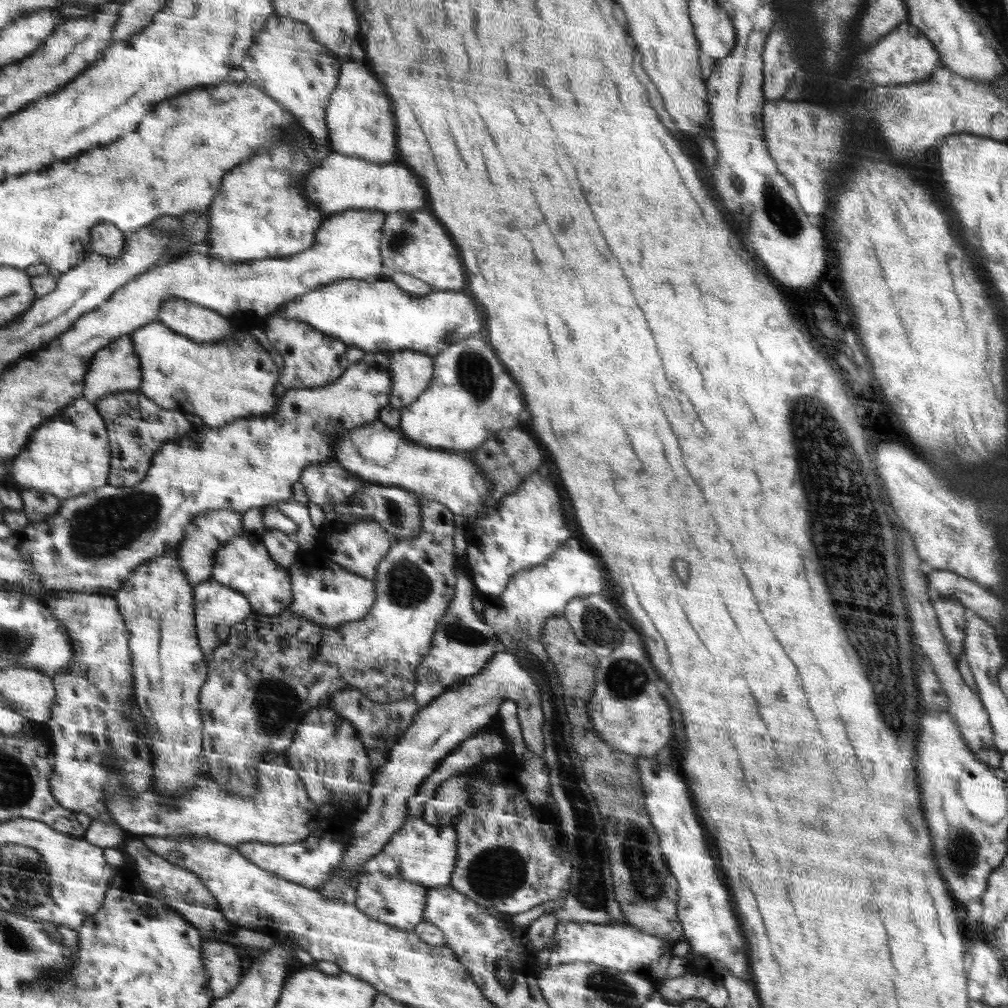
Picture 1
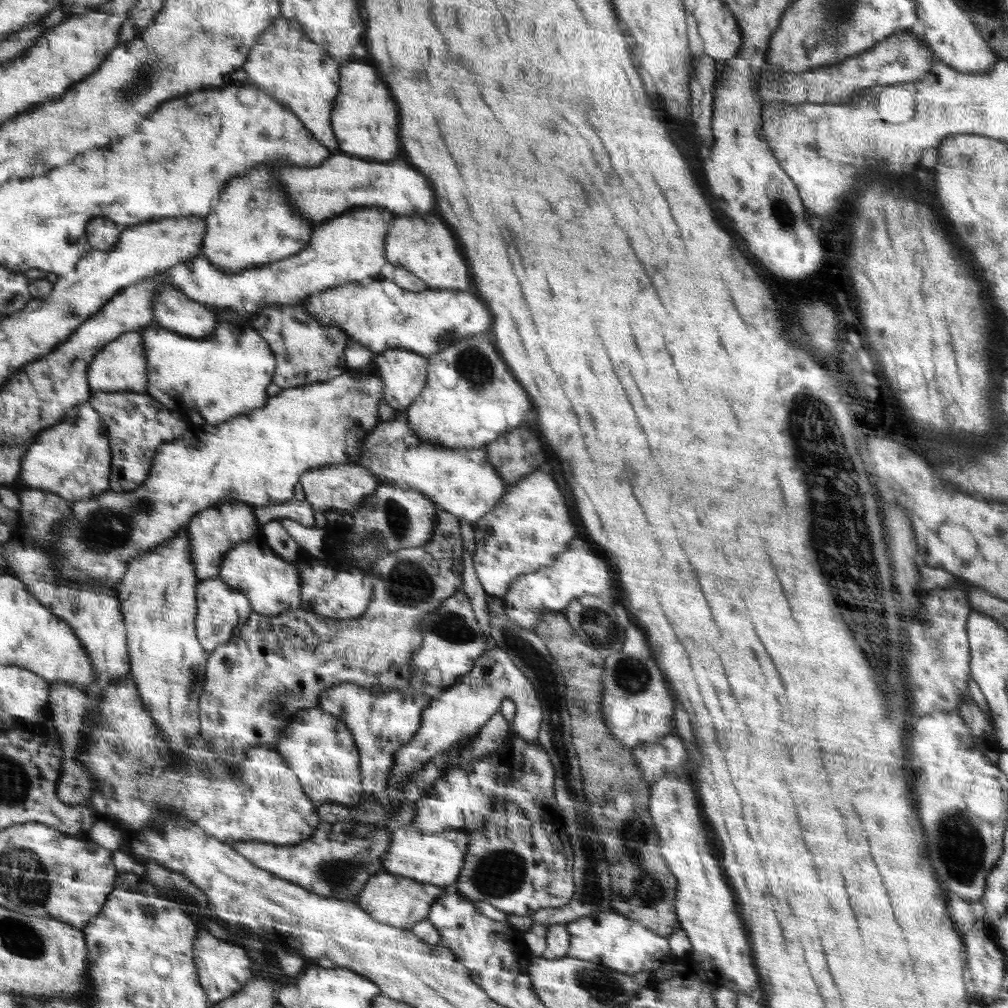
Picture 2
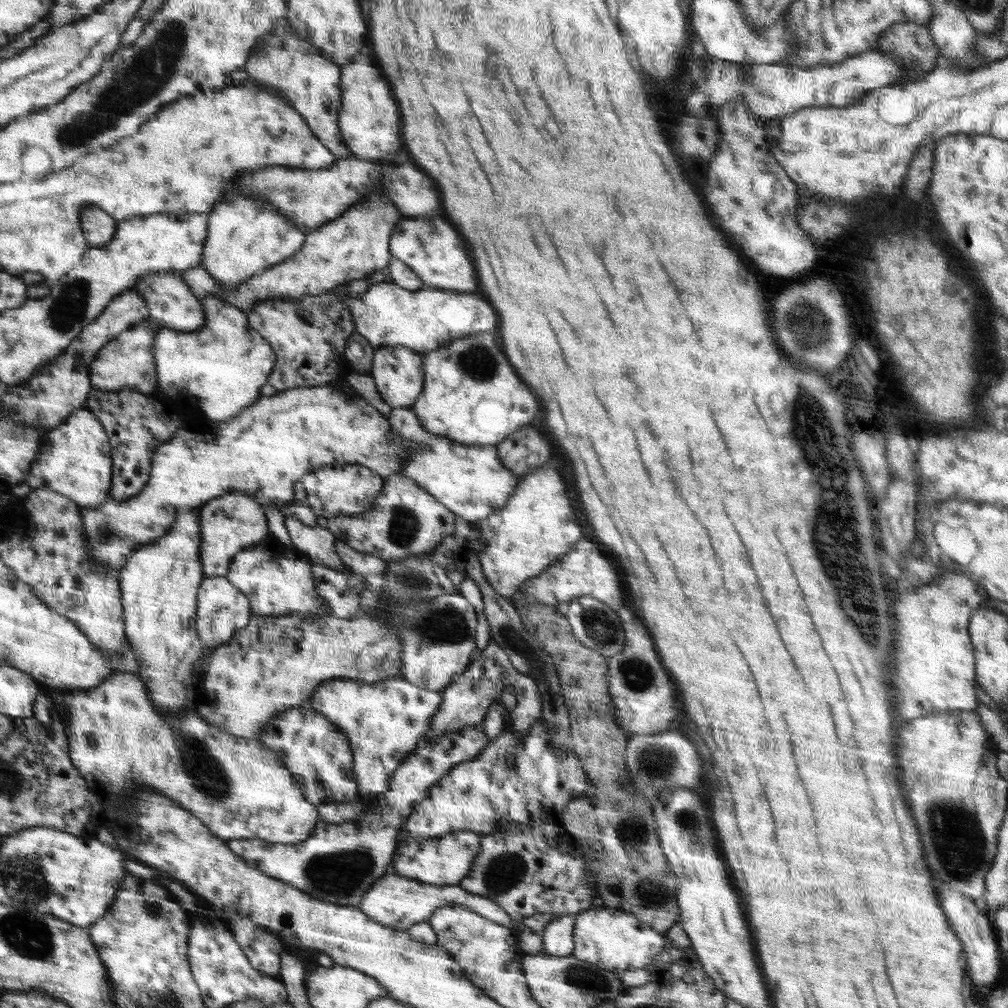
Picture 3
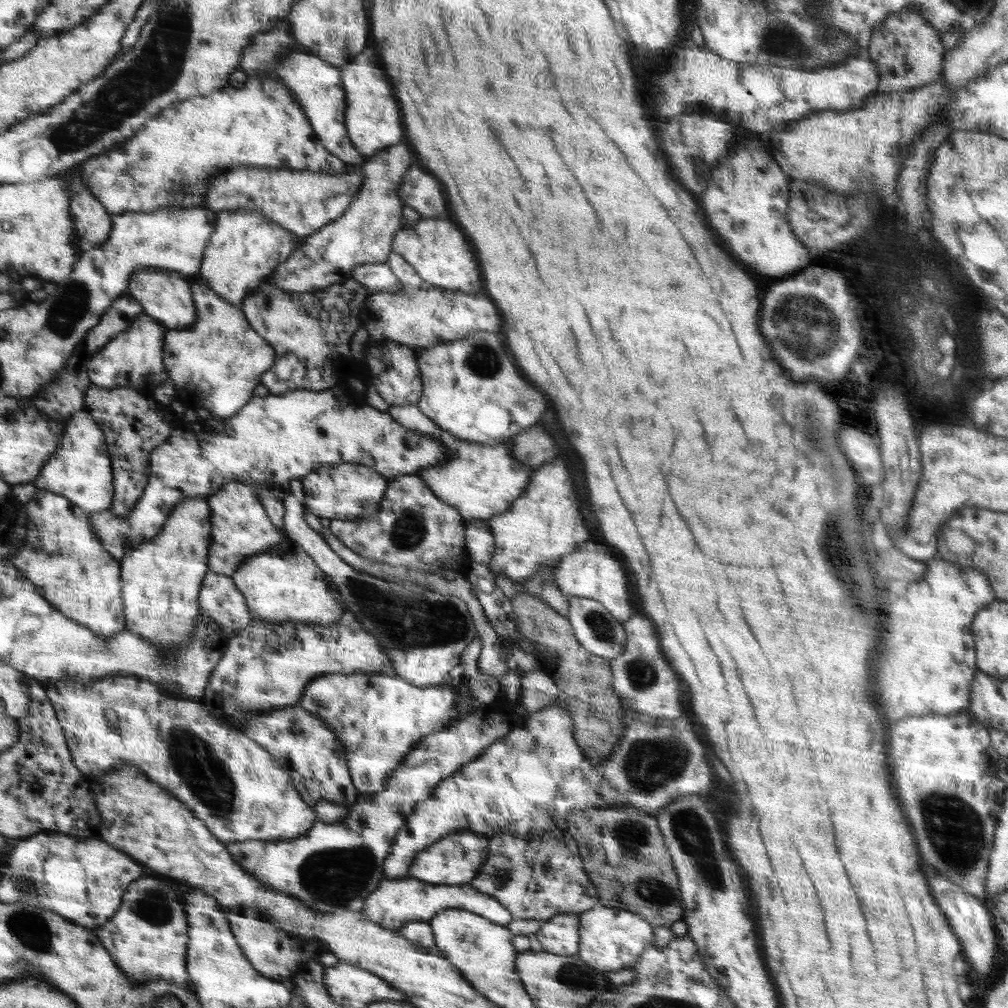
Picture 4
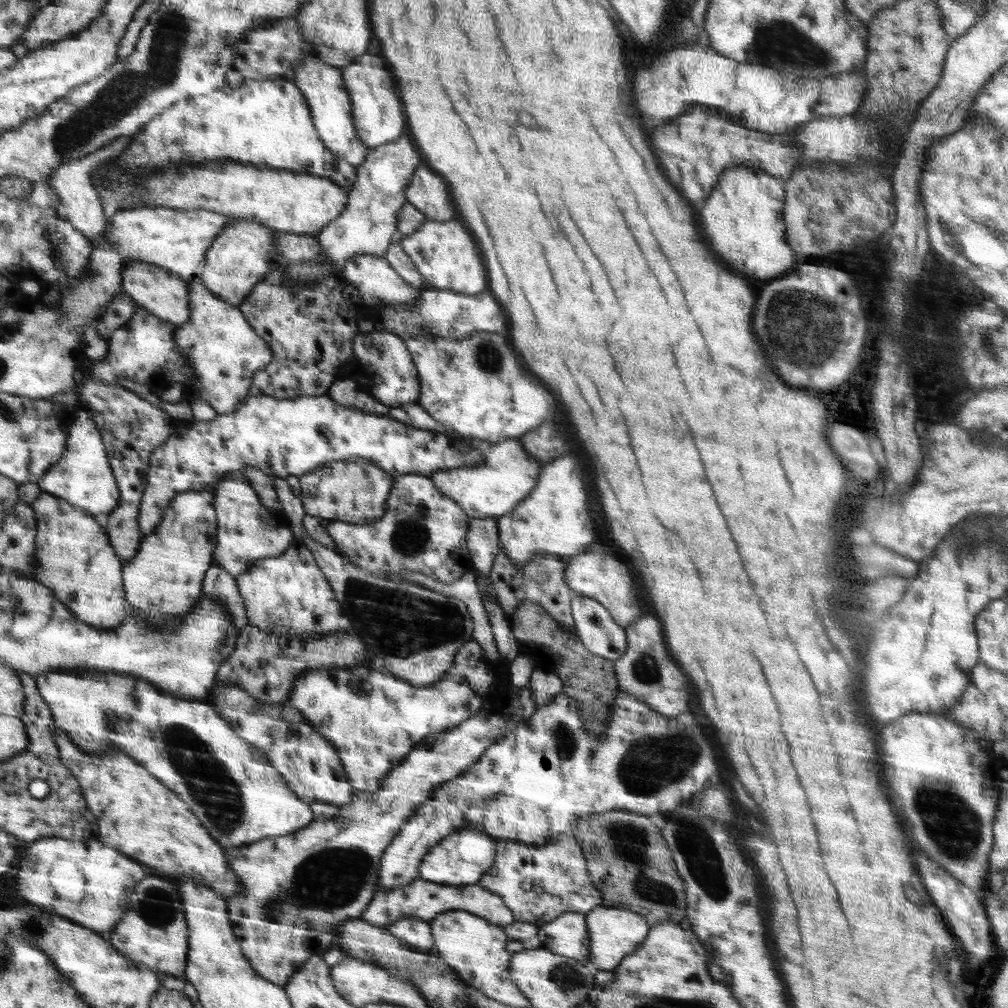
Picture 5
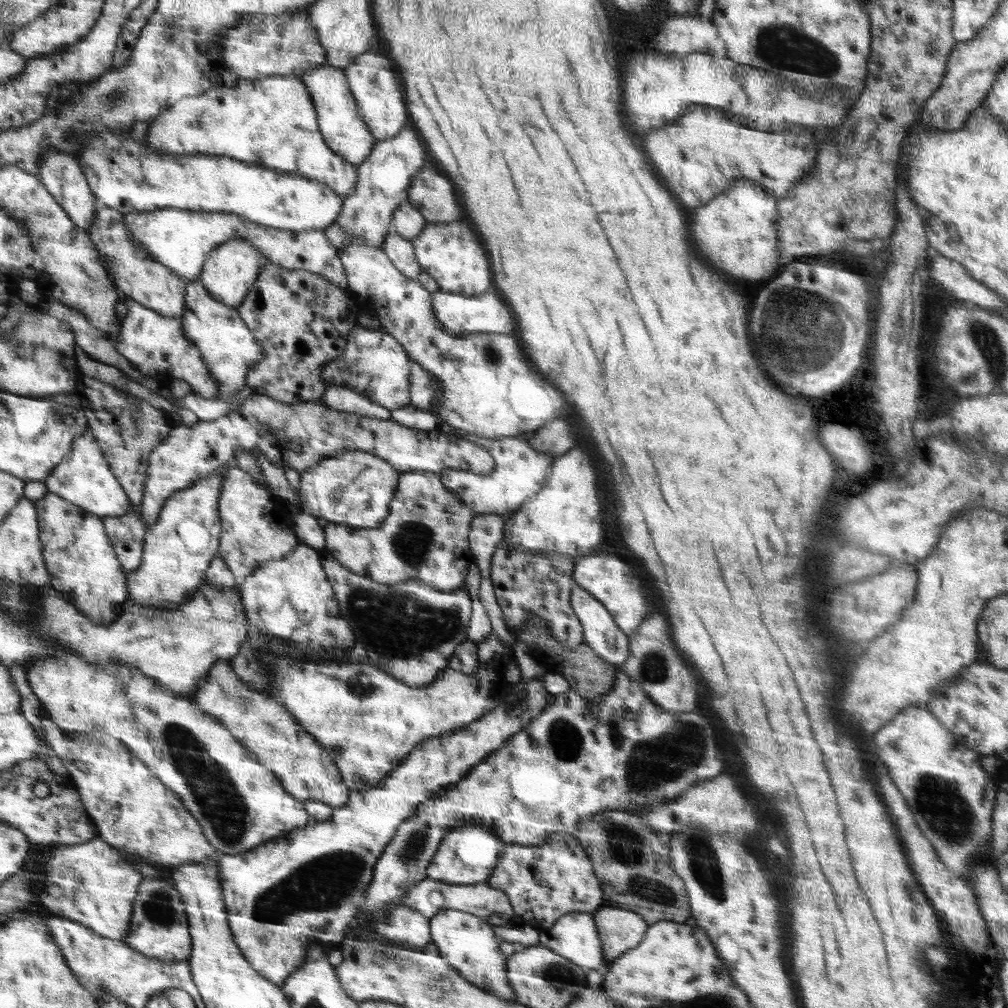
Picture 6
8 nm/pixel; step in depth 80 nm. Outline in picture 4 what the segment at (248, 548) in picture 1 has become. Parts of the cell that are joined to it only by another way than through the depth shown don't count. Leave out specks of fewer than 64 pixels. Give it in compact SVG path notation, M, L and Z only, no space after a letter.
M286 543L281 546L274 546L272 550L263 552L260 555L254 555L244 562L244 566L237 568L233 574L233 580L237 588L245 595L248 601L249 611L254 619L264 621L265 623L304 623L329 625L337 623L344 619L344 608L337 603L336 596L330 591L326 574L316 561L297 543Z

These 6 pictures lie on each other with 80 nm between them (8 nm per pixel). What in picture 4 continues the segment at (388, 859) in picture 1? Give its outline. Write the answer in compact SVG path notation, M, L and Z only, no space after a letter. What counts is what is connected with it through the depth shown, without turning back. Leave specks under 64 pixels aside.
M472 831L445 835L445 838L417 852L416 860L410 868L410 876L430 884L461 885L472 880L488 858L488 840L483 834Z

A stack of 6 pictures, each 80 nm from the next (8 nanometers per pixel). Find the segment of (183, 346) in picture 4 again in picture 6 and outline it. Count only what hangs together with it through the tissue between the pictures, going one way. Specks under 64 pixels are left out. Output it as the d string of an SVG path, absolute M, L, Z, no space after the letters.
M200 279L188 282L185 305L181 320L186 337L200 349L201 356L208 363L209 372L212 372L220 383L220 395L217 398L227 400L246 386L249 369L262 357L261 344L250 332L249 325L244 326L245 321L241 319L240 313L235 308L217 301Z

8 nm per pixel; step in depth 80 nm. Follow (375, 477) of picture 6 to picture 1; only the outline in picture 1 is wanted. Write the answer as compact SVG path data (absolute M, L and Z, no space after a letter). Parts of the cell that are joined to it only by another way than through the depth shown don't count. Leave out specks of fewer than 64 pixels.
M335 461L310 465L301 475L309 502L320 506L345 505L368 481L348 472Z

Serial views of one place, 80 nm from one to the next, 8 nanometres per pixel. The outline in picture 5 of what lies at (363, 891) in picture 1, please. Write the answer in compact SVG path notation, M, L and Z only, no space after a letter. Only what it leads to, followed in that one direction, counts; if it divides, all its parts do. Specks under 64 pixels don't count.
M420 878L413 880L405 887L376 893L368 906L368 910L360 915L359 919L368 922L368 924L385 928L396 923L398 919L404 919L404 916L416 916L430 922L446 911L471 912L502 928L516 921L513 911L505 904L503 898L496 892L490 892L479 883L465 886L444 885Z

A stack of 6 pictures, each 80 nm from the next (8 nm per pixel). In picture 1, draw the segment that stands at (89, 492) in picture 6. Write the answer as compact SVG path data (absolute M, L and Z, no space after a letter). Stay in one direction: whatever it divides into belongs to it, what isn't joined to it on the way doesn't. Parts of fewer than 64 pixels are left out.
M82 396L64 407L58 416L36 428L25 447L13 458L9 475L22 488L69 499L108 485L110 459L111 450L103 418L96 406Z

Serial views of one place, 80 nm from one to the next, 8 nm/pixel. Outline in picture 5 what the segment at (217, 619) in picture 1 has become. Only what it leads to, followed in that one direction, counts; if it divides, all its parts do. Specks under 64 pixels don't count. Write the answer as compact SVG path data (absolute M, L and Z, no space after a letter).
M212 565L205 575L203 594L221 604L233 620L234 626L243 629L249 625L245 604L237 587L237 579L218 565Z

